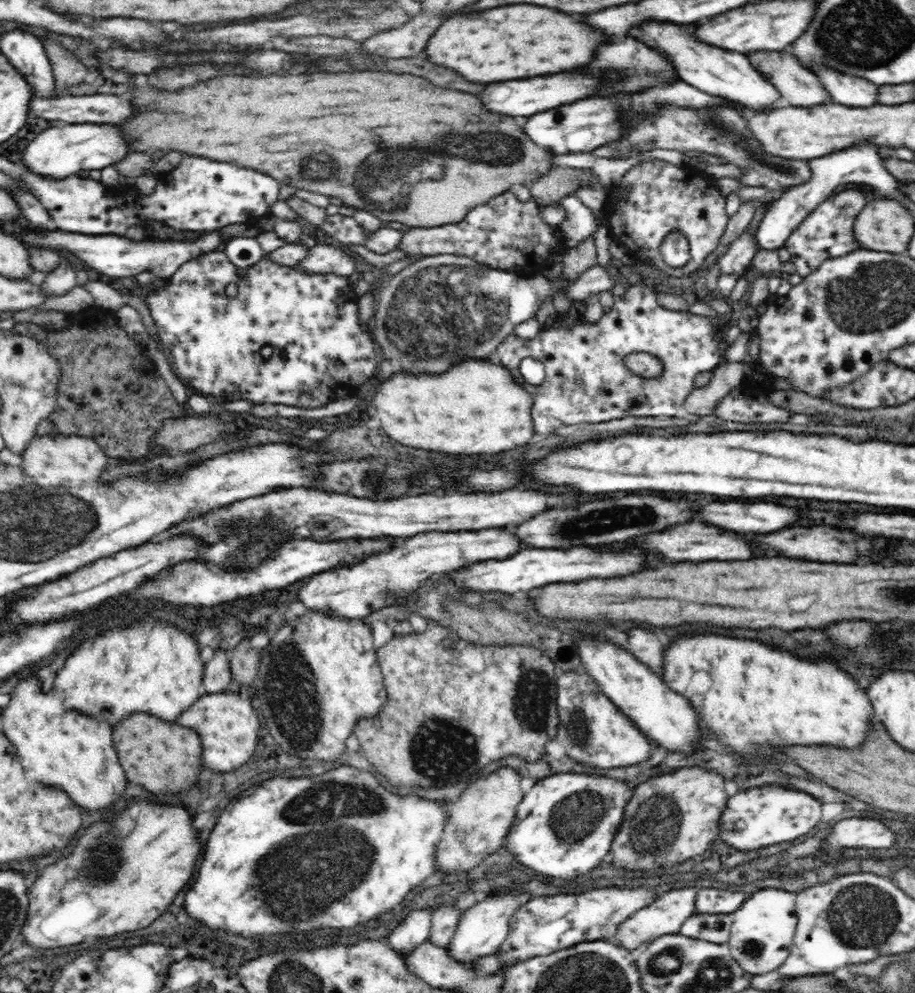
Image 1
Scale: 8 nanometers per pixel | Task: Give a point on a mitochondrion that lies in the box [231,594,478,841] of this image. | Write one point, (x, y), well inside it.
(288, 682)

